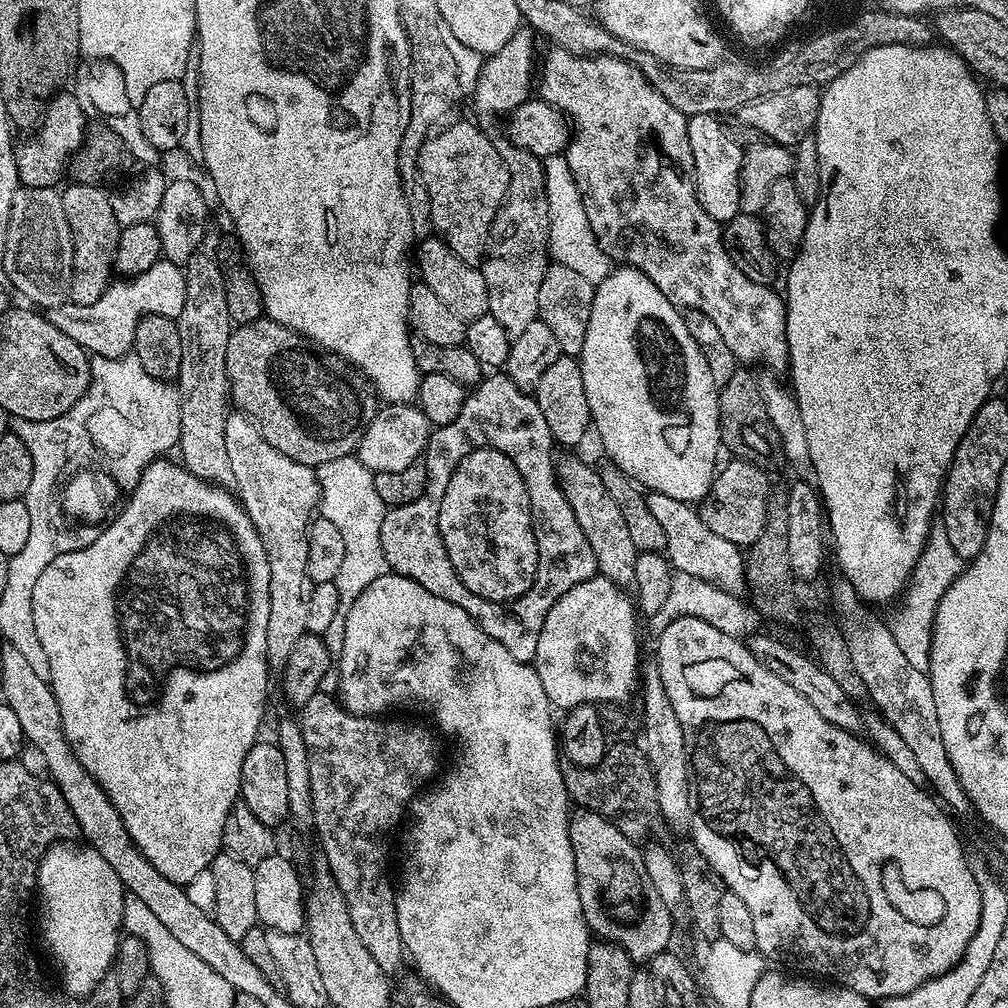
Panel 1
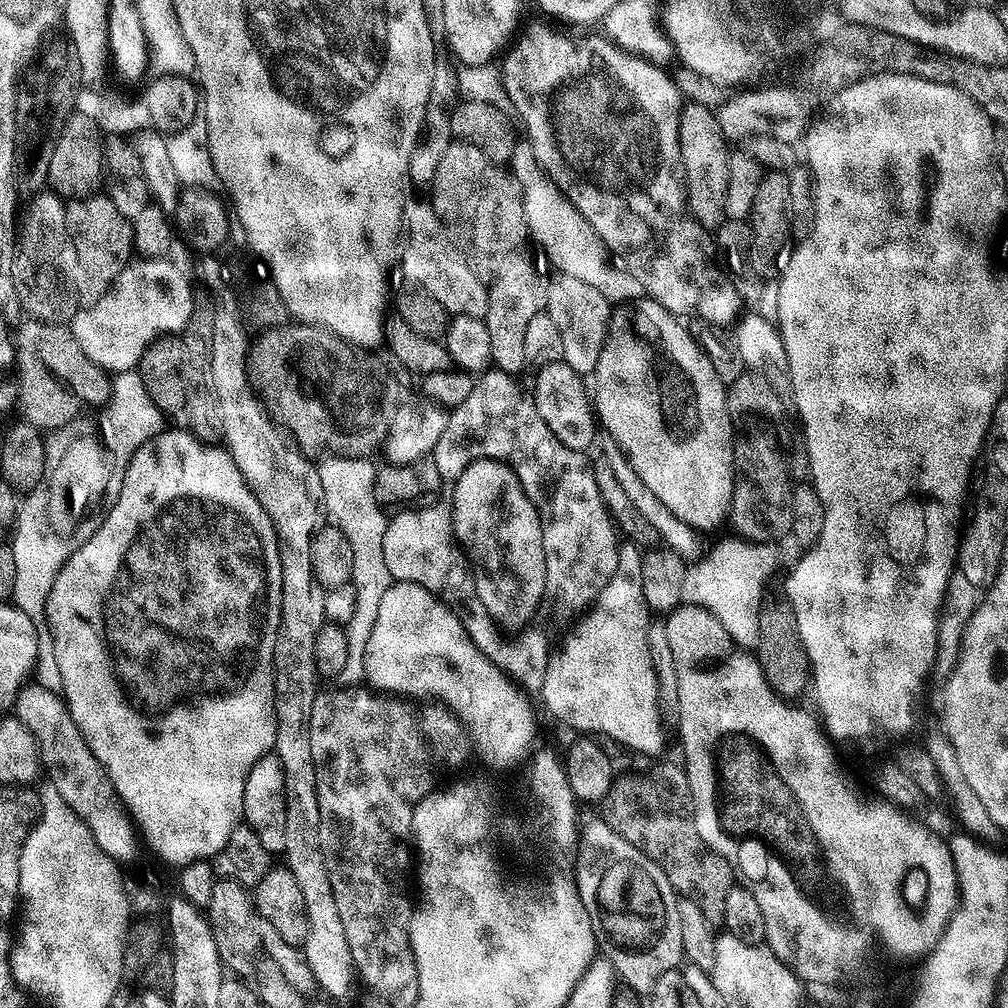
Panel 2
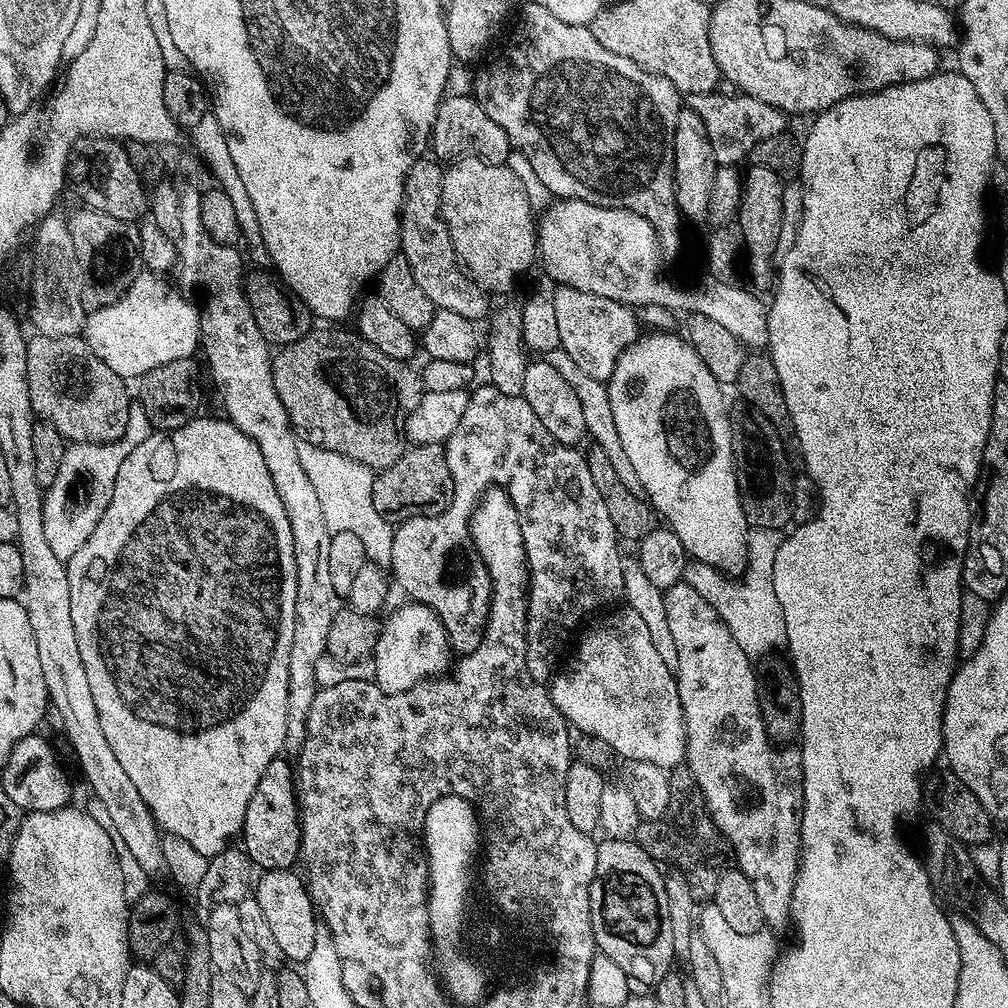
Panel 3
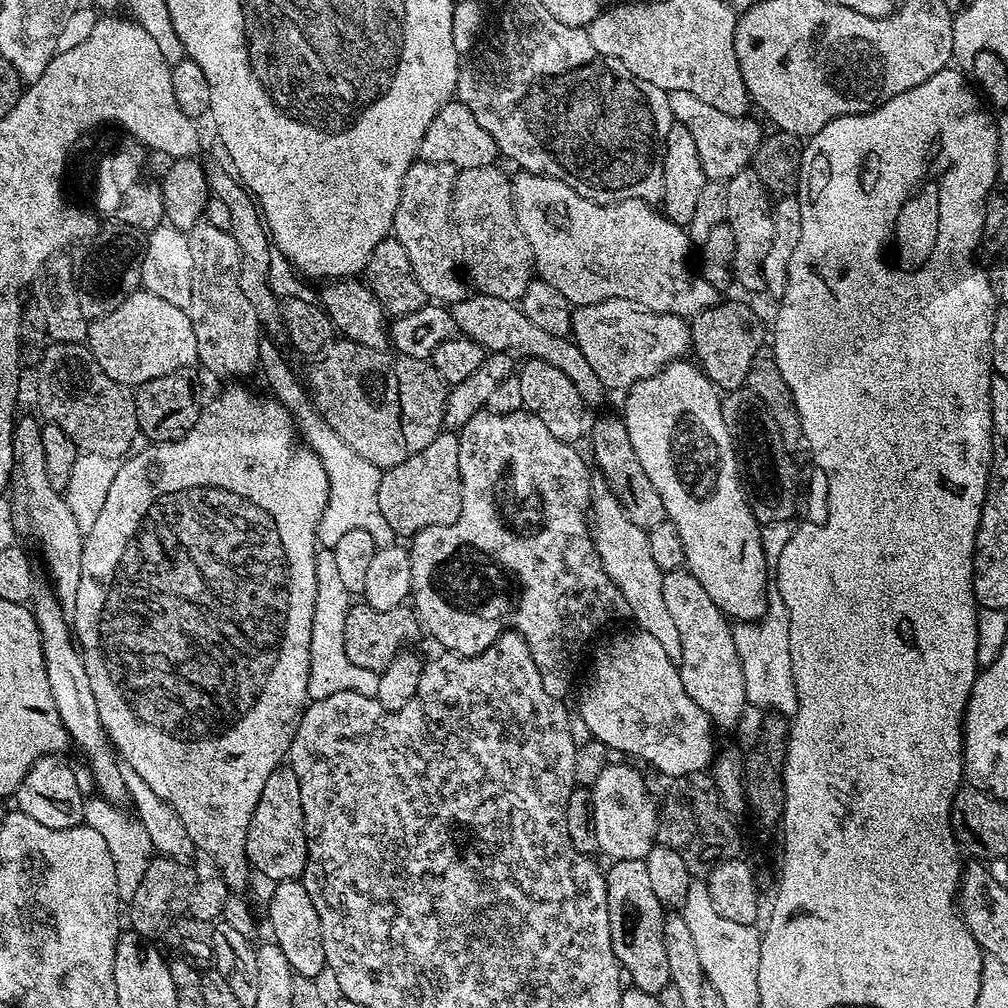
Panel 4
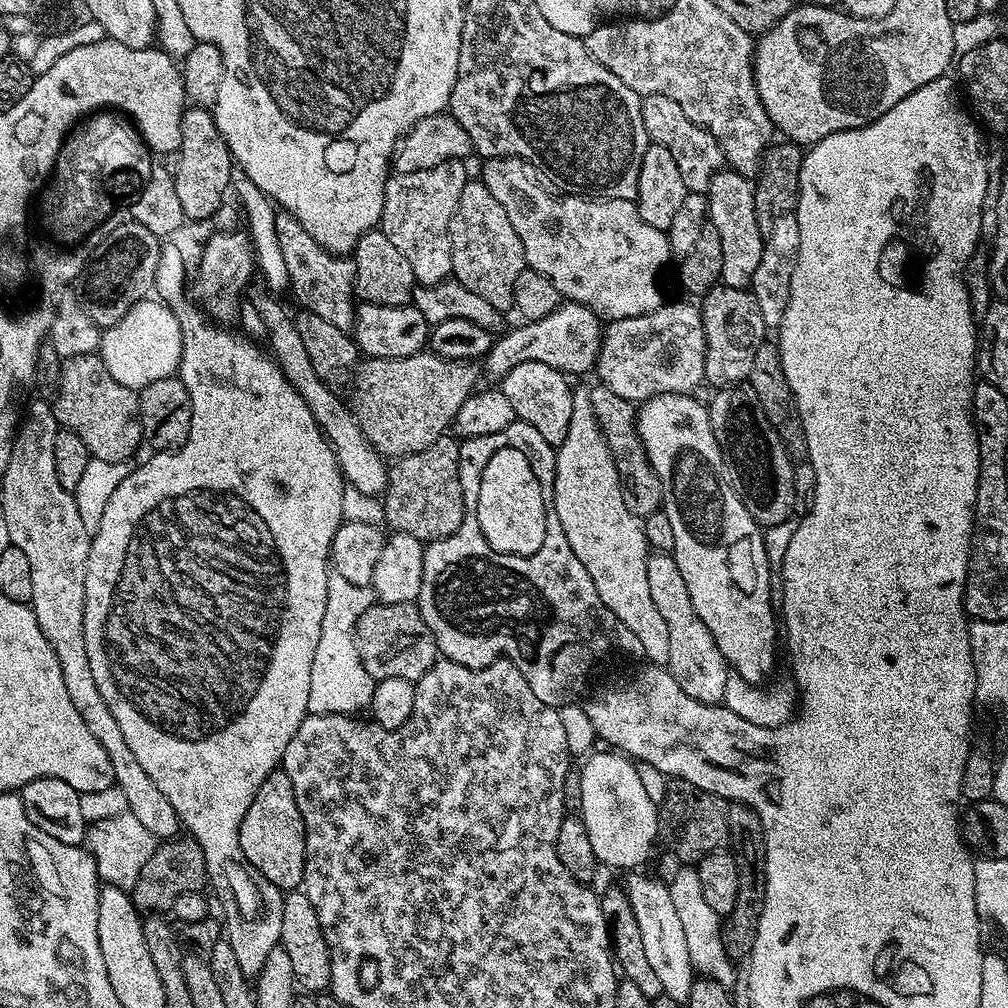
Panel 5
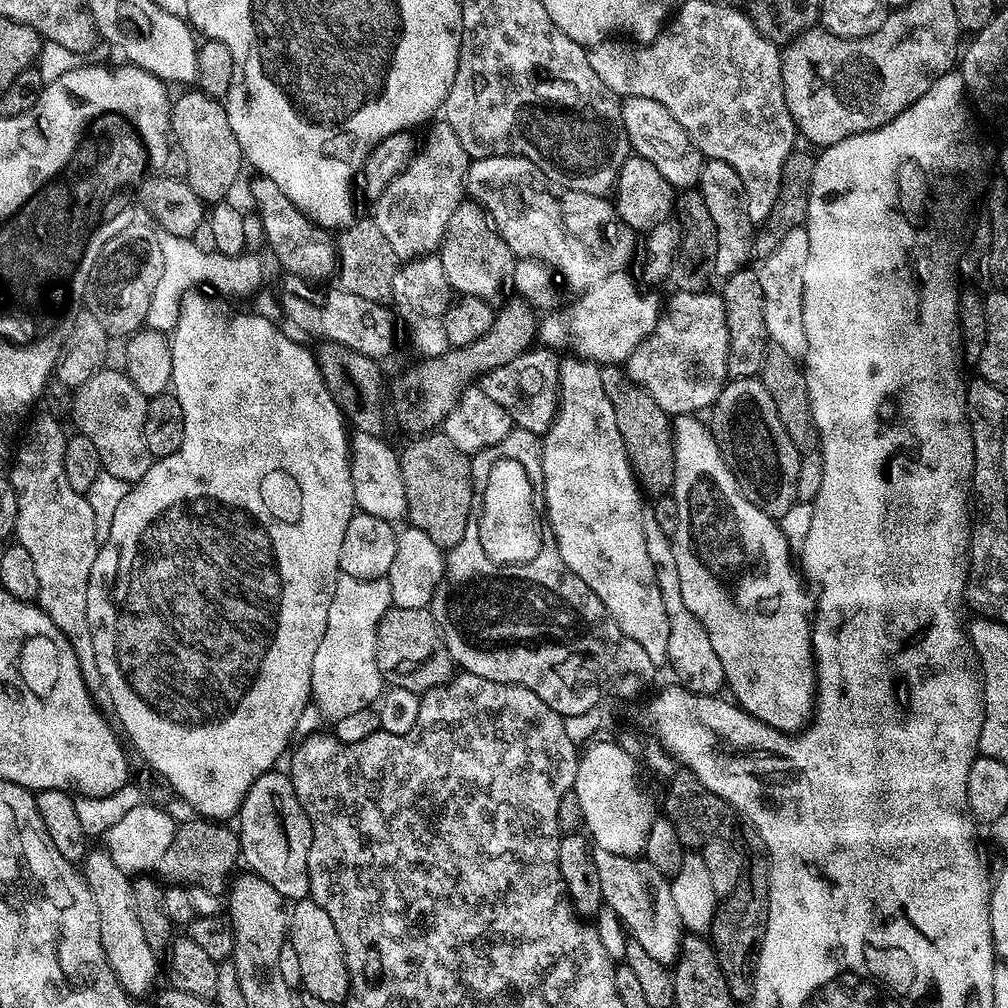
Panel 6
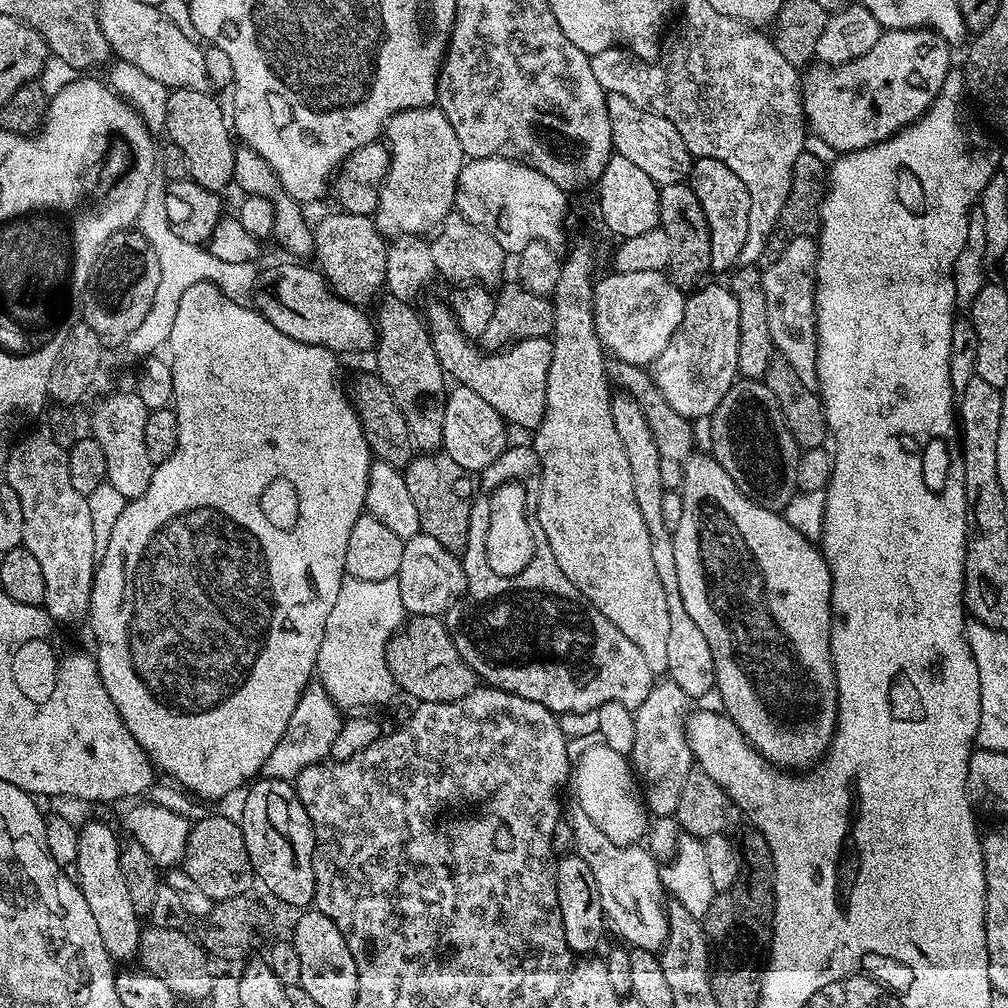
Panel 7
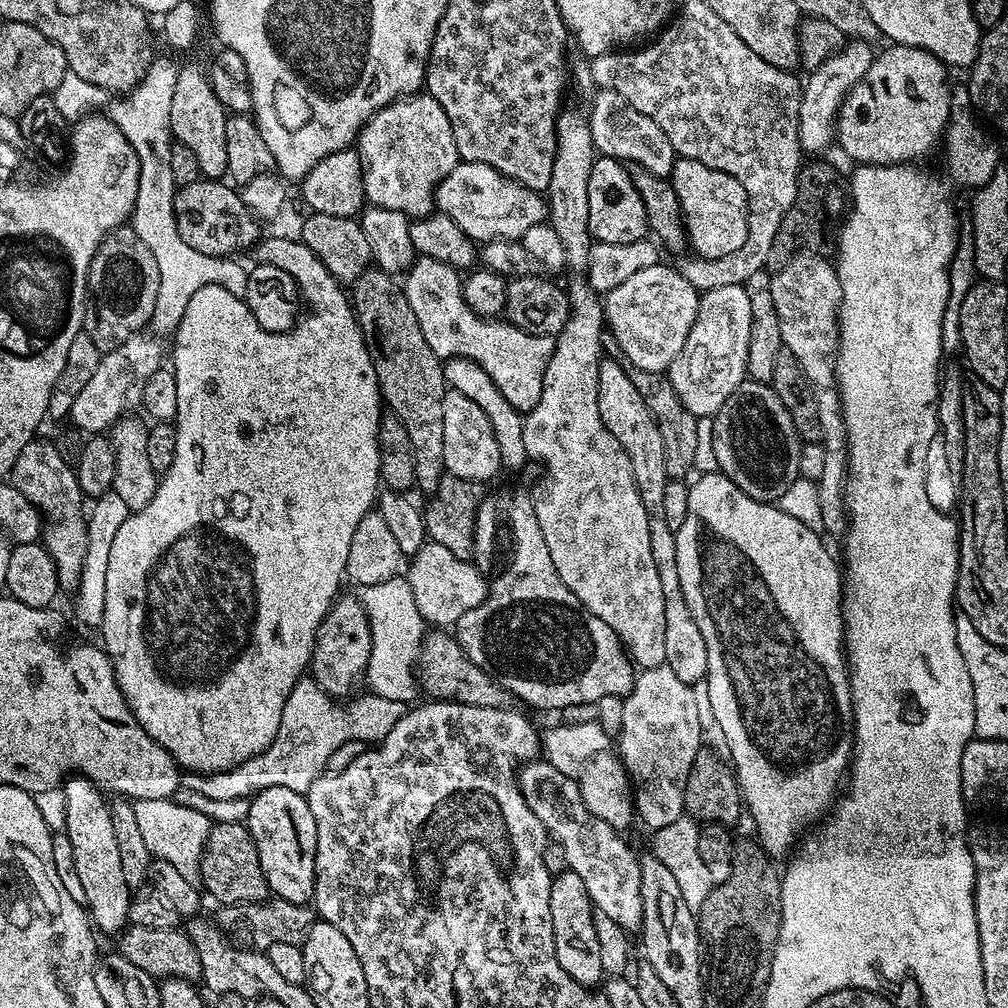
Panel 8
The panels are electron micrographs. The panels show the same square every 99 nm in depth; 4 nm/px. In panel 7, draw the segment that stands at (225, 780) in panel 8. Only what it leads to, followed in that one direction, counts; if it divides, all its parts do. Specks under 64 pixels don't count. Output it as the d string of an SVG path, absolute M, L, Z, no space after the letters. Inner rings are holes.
M318 682L309 683L290 716L287 728L264 763L262 772L267 779L291 781L311 763L323 761L330 753L342 723L342 714Z

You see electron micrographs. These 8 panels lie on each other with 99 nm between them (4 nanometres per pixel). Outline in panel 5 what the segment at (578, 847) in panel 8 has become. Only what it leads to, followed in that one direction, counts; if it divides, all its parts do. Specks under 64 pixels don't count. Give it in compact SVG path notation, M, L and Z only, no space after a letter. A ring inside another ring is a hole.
M640 870L633 871L628 876L629 880L622 884L634 916L638 918L638 928L642 930L642 947L646 949L650 966L654 966L658 979L662 981L664 995L681 1002L687 1001L694 979L694 965L690 950L686 950L682 921L678 919L678 910L674 910L667 883L655 875L643 876L642 873L644 872Z

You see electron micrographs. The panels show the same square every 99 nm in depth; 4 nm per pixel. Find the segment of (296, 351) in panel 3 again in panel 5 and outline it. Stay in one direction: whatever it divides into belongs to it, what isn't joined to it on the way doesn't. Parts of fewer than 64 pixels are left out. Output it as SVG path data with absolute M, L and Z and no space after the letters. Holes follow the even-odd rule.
M431 350L419 352L410 358L368 358L357 363L350 377L351 411L360 423L362 434L380 455L384 458L409 456L418 450L426 450L426 446L433 444L453 427L462 402L466 402L466 398L477 387L476 372L478 376L475 363L467 360L444 360L441 356L435 356Z

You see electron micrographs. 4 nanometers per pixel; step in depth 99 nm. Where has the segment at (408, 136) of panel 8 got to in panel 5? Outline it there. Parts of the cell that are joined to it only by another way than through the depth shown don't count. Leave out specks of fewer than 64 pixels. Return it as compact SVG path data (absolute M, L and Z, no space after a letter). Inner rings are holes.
M447 160L438 166L430 166L430 170L418 170L414 174L392 174L388 177L388 185L384 191L384 205L382 206L382 214L380 215L379 231L386 234L386 238L390 238L390 242L394 242L394 246L398 246L398 250L402 250L402 254L406 254L406 262L410 262L410 270L412 271L412 279L417 285L427 286L429 284L437 284L452 276L452 251L450 250L450 234L448 233L448 223L450 218L454 218L454 210L458 206L458 198L462 194L462 190L467 186L470 173L464 169L465 165L459 160Z

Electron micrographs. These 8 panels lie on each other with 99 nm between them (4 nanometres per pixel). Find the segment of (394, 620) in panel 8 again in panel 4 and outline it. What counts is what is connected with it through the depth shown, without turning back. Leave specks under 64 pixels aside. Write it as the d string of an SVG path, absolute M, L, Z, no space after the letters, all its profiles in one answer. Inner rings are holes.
M320 548L316 554L316 601L310 634L310 670L308 671L308 700L330 698L339 692L376 691L377 673L362 666L354 666L346 658L346 614L350 607L350 594L338 574L331 548Z

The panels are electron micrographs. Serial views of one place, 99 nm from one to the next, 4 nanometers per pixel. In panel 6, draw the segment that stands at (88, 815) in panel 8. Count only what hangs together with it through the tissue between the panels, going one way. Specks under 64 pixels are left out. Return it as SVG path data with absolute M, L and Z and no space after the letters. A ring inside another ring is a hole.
M107 850L89 851L82 861L82 875L94 902L98 906L98 926L102 930L102 950L110 962L110 970L118 978L129 997L144 996L156 980L158 953L146 942L142 925L134 911L134 894L129 873L114 866Z

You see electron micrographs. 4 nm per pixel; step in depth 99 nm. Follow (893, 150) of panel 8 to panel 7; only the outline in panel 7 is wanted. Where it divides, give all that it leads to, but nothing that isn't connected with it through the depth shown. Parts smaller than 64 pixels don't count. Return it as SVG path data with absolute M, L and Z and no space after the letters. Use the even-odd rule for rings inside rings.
M890 28L881 31L878 42L874 42L866 54L854 58L848 64L809 67L802 76L802 99L804 119L811 135L813 132L836 154L869 148L872 144L895 136L901 128L907 128L919 120L931 106L932 99L942 90L942 82L953 67L951 51L953 49L948 41L931 28Z

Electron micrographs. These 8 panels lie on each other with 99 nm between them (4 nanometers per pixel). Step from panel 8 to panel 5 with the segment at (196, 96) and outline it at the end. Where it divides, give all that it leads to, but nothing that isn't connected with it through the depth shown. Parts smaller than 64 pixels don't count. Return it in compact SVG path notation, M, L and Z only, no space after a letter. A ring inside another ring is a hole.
M185 107L179 151L181 154L179 171L174 179L185 221L211 221L214 210L218 210L218 206L225 203L227 196L224 195L229 195L234 161L231 150L226 146L218 130L216 117L209 109Z

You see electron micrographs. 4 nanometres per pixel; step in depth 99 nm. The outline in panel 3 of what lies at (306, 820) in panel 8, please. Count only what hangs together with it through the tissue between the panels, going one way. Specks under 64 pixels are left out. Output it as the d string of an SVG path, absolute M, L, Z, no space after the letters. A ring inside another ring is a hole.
M284 758L272 760L270 766L266 766L262 778L258 778L258 786L250 798L250 806L246 806L242 846L257 869L291 869L295 865L292 863L301 859L302 828L298 823L297 801L296 804L292 801L292 780L294 784L293 765L291 768Z

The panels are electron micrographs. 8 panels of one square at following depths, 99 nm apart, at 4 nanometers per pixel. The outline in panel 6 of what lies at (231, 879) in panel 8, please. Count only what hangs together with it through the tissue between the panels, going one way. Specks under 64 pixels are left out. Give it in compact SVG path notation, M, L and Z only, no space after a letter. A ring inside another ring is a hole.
M191 819L185 824L177 823L174 842L170 842L166 854L158 858L155 871L159 879L169 885L201 888L210 890L210 894L220 896L229 887L227 886L228 871L231 870L236 860L238 862L241 859L239 835L233 829L231 832L230 829L224 828L228 826L221 826L211 820Z

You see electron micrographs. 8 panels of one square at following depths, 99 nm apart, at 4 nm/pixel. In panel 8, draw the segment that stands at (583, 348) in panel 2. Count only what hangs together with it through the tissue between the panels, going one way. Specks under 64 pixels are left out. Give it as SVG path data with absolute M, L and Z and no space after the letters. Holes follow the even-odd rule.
M742 284L734 286L718 286L714 290L703 293L700 297L700 305L698 306L698 314L694 318L694 326L690 326L690 334L686 338L686 342L682 346L682 350L678 354L678 358L674 358L674 362L667 370L667 378L674 386L674 394L678 394L678 398L682 398L682 406L686 406L686 410L690 410L690 414L694 414L698 418L711 418L716 415L716 411L723 406L730 398L730 394L734 394L738 390L738 386L745 383L748 375L748 363L746 362L746 354L750 350L750 298L746 298L746 290Z

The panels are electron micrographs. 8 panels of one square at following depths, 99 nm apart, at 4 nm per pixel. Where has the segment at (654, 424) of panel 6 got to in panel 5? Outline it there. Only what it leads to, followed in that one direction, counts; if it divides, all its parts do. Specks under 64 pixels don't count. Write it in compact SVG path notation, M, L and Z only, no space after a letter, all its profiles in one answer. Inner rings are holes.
M596 382L593 388L587 389L590 406L594 406L594 418L598 418L598 426L610 446L610 454L614 458L614 466L618 470L620 485L626 498L626 506L638 517L649 516L661 511L664 502L664 491L654 466L650 466L650 458L642 446L642 438L636 429L638 408L635 403L621 398L610 390L610 386Z

